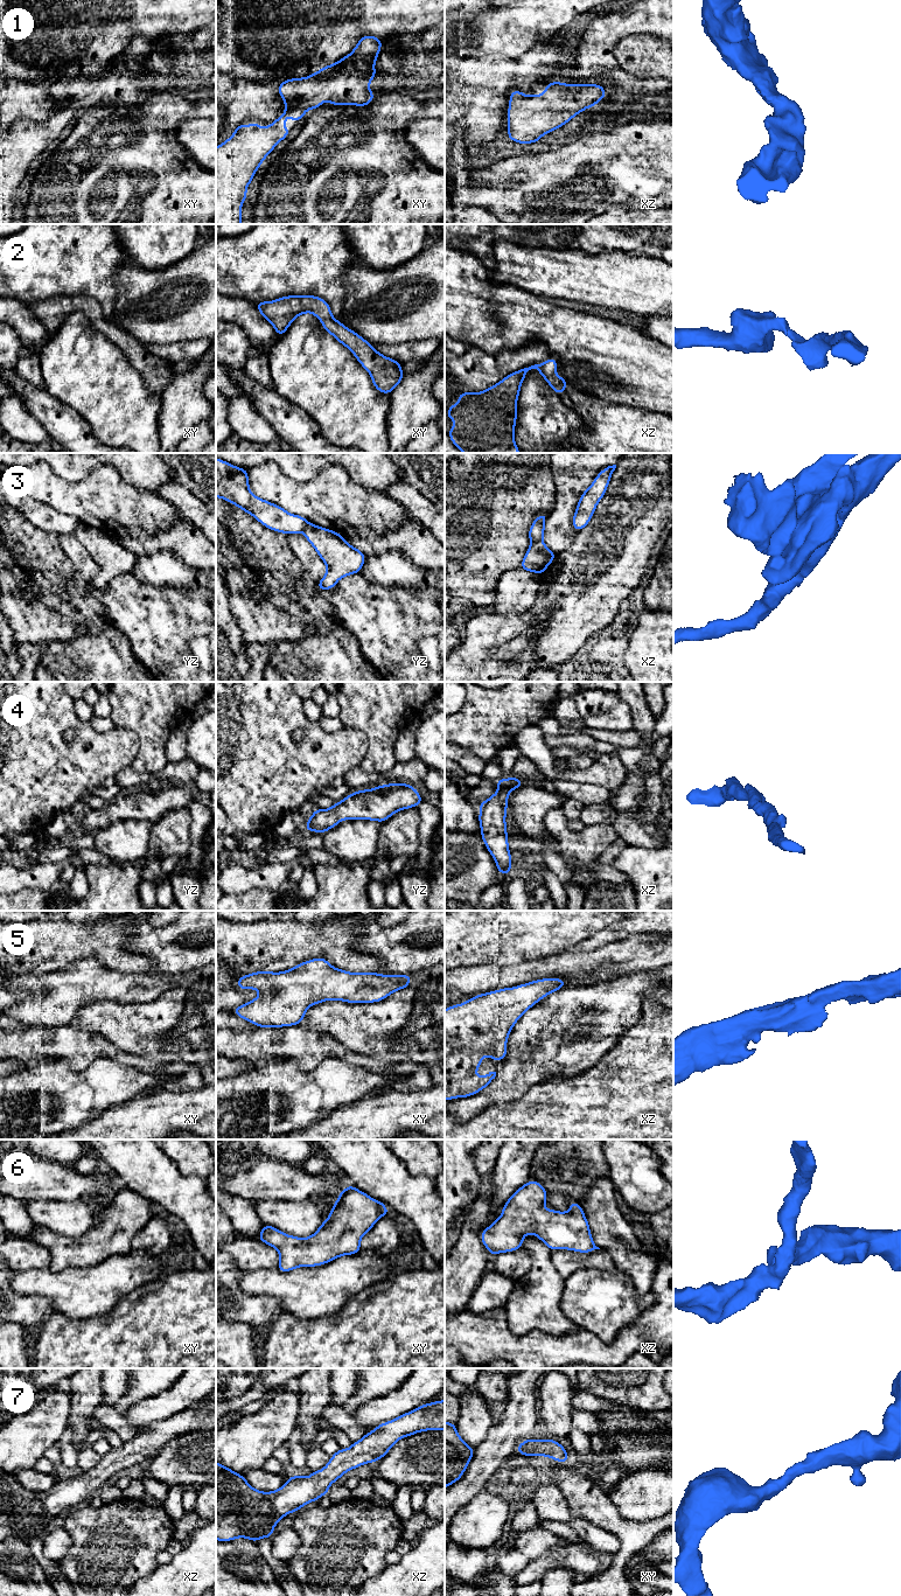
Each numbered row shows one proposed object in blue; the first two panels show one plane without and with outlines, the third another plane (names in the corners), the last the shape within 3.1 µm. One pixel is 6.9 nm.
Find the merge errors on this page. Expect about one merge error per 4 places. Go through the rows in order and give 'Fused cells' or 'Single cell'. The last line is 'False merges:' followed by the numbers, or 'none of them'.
1: Single cell
2: Single cell
3: Fused cells
4: Single cell
5: Single cell
6: Single cell
7: Single cell
False merges: 3

